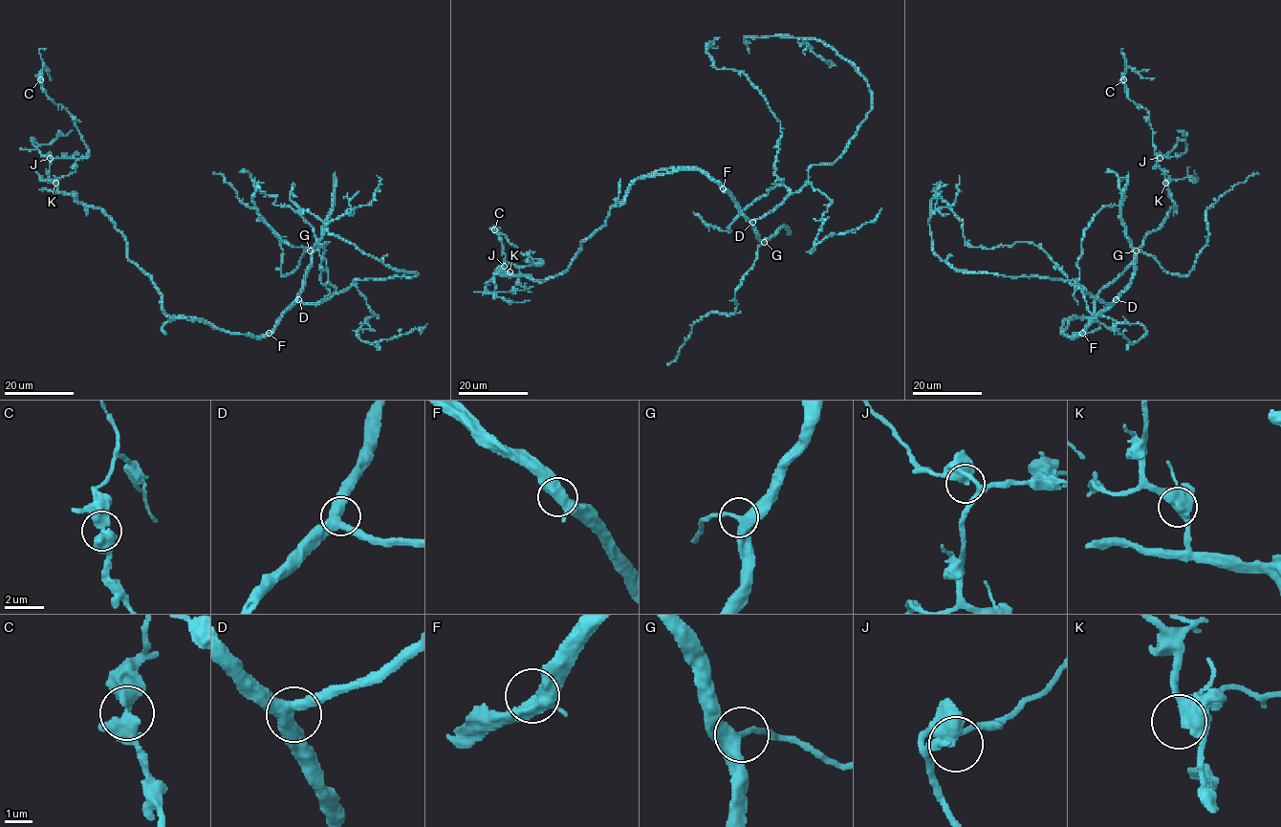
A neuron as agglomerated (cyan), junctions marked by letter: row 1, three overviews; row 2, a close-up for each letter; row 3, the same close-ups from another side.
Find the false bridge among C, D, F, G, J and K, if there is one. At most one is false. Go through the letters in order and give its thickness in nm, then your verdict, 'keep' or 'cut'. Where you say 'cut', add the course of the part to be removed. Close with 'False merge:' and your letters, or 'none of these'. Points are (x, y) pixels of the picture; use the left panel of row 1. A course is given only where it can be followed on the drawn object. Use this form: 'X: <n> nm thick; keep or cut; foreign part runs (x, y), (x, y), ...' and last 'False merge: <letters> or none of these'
C: 440 nm thick; keep
D: 440 nm thick; keep
F: 400 nm thick; keep
G: 360 nm thick; keep
J: 400 nm thick; keep
K: 400 nm thick; keep
False merge: none of these

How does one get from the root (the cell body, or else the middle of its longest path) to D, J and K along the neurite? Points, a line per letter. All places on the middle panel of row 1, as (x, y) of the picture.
D: (688, 170), (703, 170), (714, 179), (752, 222)
J: (688, 170), (639, 178), (554, 276), (531, 280), (504, 266)
K: (688, 170), (639, 178), (610, 207), (607, 223), (581, 242), (564, 272), (544, 280), (510, 272)

